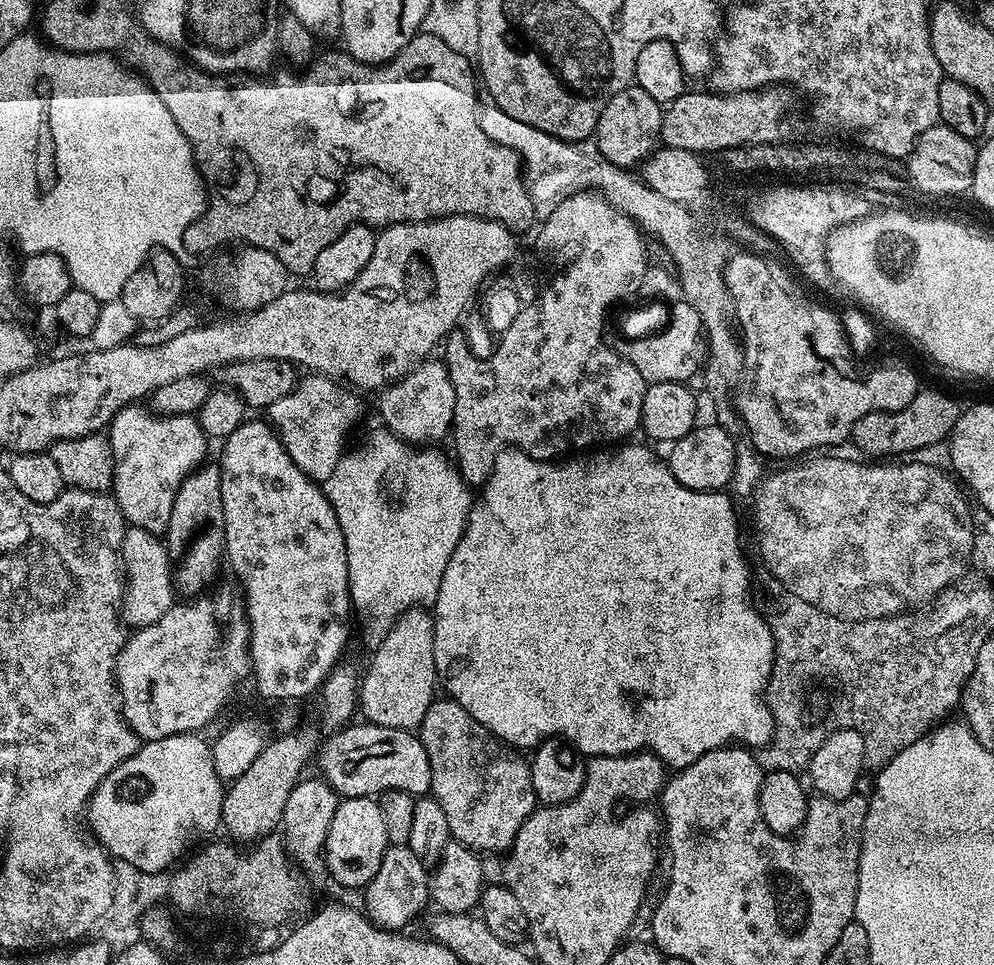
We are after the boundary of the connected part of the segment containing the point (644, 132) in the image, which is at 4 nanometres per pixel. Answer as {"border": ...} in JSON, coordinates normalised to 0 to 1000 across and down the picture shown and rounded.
{"border":[[[639,89],[622,93],[622,97],[618,97],[614,106],[610,106],[610,114],[606,114],[600,127],[598,138],[600,154],[614,168],[618,168],[618,172],[639,175],[647,171],[648,167],[660,156],[667,120],[665,108],[658,102],[654,102],[650,93]]]}

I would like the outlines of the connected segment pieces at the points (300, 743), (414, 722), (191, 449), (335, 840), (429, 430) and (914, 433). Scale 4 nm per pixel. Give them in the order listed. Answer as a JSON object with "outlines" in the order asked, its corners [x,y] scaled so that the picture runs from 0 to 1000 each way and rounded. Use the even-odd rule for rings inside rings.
{"outlines":[[[[303,749],[293,759],[279,762],[279,767],[271,766],[267,770],[264,781],[256,785],[256,791],[237,808],[228,813],[223,831],[221,852],[224,861],[229,861],[234,872],[249,870],[257,873],[277,863],[286,848],[288,827],[292,827],[292,819],[304,807],[302,799],[306,791],[317,784],[323,770],[324,762],[314,750]]],[[[423,628],[408,632],[373,677],[374,685],[364,696],[360,726],[369,749],[419,756],[429,744],[429,736],[441,721],[435,640],[436,635]]],[[[145,421],[124,423],[107,445],[115,470],[111,510],[132,546],[165,553],[171,541],[171,528],[175,528],[179,504],[206,480],[211,456],[201,445],[201,436],[196,430],[158,431],[148,422],[141,422]]],[[[352,825],[339,832],[324,880],[326,898],[331,909],[334,907],[346,920],[365,922],[370,919],[376,906],[380,906],[386,882],[391,878],[388,852],[384,852],[381,828],[373,825]]],[[[446,372],[422,374],[404,393],[389,399],[381,410],[385,442],[411,461],[435,460],[452,451],[457,433],[457,400]]],[[[931,401],[920,412],[916,423],[899,425],[898,427],[876,427],[871,433],[863,433],[857,442],[856,459],[861,459],[865,468],[870,468],[873,475],[904,475],[910,470],[922,470],[925,464],[934,464],[937,460],[946,460],[955,455],[964,437],[968,423],[962,420],[950,406],[941,406],[940,403]]]]}

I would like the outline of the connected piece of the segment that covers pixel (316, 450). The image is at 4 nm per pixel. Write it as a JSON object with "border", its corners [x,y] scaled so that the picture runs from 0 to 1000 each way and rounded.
{"border":[[[321,388],[307,391],[299,397],[297,404],[288,408],[288,412],[280,412],[280,417],[273,419],[268,431],[296,483],[300,483],[300,487],[308,490],[313,497],[325,499],[332,495],[332,487],[336,487],[348,467],[346,455],[350,447],[362,435],[362,415],[357,405],[331,391]]]}

